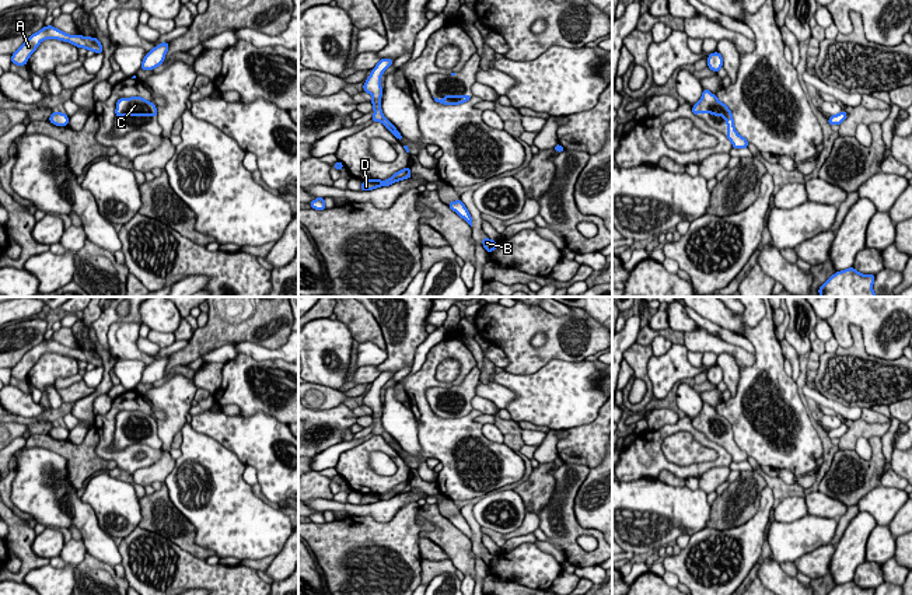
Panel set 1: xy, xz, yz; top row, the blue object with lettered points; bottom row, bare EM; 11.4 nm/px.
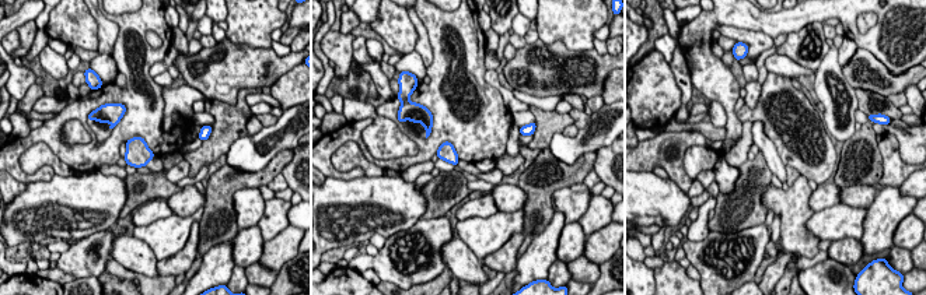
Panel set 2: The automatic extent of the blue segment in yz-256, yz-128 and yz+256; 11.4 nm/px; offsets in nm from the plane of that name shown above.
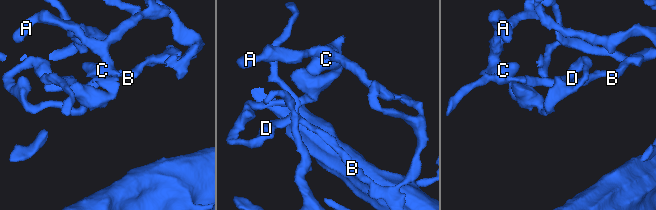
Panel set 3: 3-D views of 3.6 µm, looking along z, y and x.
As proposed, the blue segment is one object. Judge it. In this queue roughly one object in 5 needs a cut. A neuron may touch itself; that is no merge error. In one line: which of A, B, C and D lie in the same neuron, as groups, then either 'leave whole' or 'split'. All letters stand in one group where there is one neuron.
A B C D | leave whole

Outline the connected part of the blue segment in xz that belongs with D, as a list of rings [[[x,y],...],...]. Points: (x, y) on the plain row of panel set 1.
[[[406,480],[398,486],[395,486],[389,493],[387,494],[380,494],[380,493],[368,493],[368,494],[363,494],[361,496],[361,505],[366,505],[366,504],[371,504],[371,503],[377,503],[380,500],[389,500],[398,494],[402,494],[402,493],[409,493],[412,490],[410,487],[410,482]]]

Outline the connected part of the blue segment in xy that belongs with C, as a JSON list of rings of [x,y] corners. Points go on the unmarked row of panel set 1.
[[[141,410],[119,412],[115,430],[157,430],[157,421]]]

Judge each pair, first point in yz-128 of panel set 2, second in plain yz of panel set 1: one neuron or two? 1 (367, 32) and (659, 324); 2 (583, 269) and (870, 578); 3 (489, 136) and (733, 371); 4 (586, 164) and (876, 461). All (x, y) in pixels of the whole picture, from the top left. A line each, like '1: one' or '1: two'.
1: two
2: two
3: two
4: one

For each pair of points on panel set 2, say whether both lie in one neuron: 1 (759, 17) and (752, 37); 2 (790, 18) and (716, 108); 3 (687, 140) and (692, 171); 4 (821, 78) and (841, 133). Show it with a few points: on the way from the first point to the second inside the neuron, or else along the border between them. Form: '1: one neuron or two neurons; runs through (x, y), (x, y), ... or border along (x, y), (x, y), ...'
1: two neurons; border along (723, 24), (758, 30), (774, 38)
2: two neurons; border along (710, 99), (716, 99), (723, 108), (724, 126)
3: two neurons; border along (708, 146), (685, 151), (684, 171), (692, 181)
4: one neuron; runs through (823, 92), (834, 119)

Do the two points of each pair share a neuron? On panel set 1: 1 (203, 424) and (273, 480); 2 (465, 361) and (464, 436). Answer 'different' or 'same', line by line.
1: same
2: same

